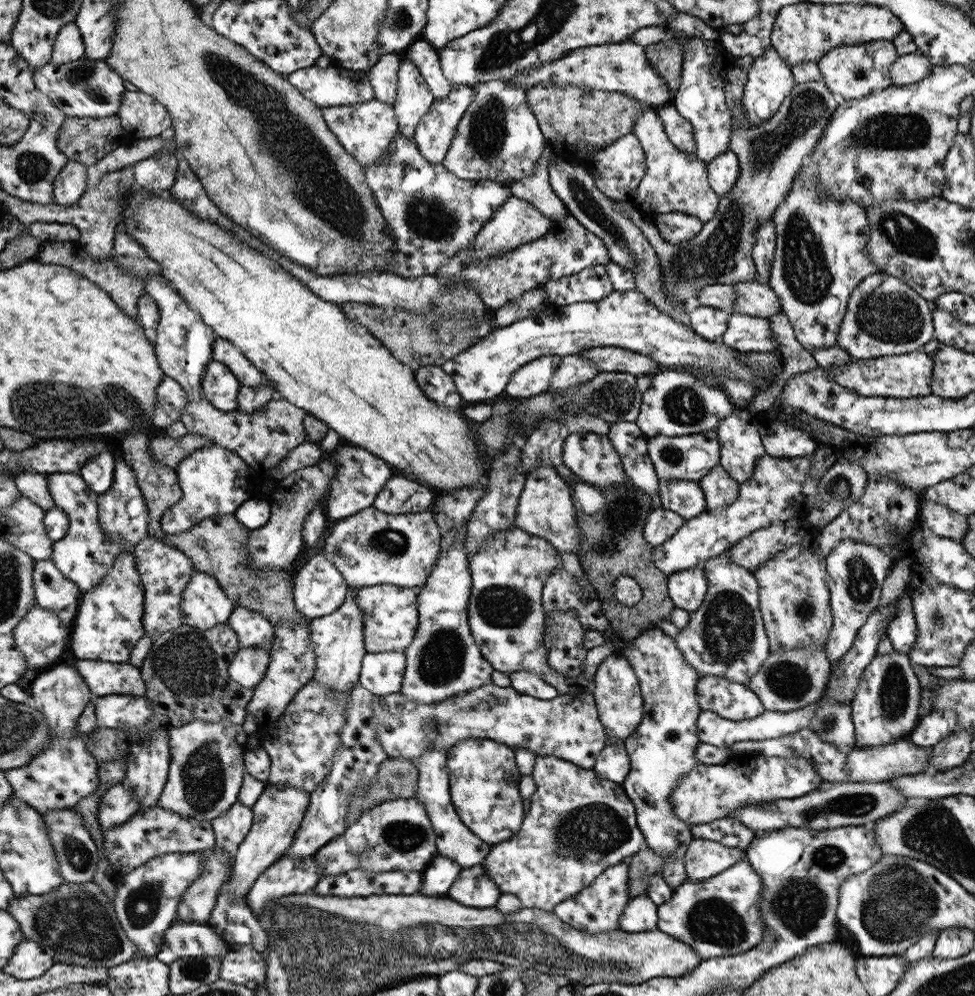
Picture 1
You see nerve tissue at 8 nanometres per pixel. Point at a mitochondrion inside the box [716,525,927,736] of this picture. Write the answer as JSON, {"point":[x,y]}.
{"point":[895,696]}

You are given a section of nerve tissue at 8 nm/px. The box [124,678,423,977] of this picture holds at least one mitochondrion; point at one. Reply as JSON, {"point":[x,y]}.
{"point":[202,777]}

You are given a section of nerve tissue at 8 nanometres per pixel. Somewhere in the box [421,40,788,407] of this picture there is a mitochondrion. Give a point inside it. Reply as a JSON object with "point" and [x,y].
{"point":[583,197]}

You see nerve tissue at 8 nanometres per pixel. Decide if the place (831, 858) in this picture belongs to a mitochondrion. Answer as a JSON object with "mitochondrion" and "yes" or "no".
{"mitochondrion":"yes"}

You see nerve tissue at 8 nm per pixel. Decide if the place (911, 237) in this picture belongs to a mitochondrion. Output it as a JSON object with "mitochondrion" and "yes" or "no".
{"mitochondrion":"yes"}

